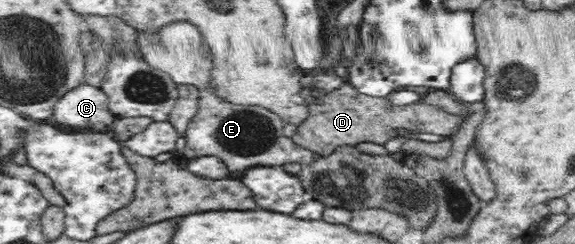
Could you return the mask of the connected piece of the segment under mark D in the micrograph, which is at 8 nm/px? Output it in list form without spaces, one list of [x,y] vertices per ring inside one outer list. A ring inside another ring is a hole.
[[[302,71],[300,86],[310,87],[312,94],[319,96],[321,104],[308,104],[309,116],[296,128],[296,133],[291,138],[294,143],[315,154],[328,155],[335,147],[355,146],[364,141],[384,146],[391,137],[402,135],[402,131],[396,133],[396,129],[404,129],[408,133],[434,133],[451,137],[465,120],[464,117],[443,113],[436,106],[420,102],[390,106],[386,98],[364,95],[348,83],[330,94],[322,94],[314,87],[313,76],[307,74],[307,71]]]

